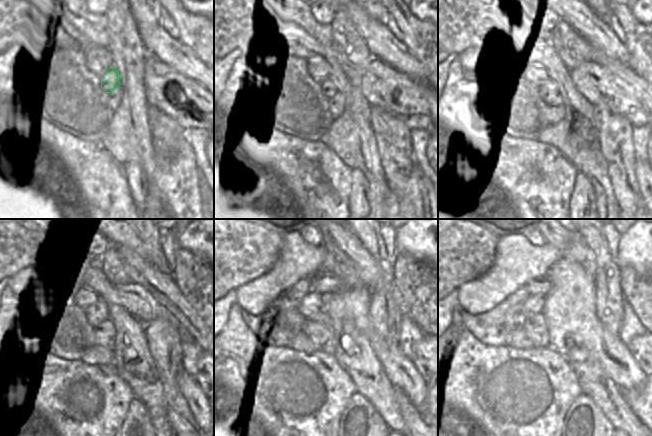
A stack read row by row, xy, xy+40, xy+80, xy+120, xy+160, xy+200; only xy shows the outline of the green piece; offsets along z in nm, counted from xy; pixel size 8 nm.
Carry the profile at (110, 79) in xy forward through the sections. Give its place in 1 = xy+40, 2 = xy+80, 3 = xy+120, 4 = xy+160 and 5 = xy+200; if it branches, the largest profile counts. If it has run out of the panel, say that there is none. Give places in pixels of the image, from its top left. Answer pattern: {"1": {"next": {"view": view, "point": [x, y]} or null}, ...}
{"1": {"next": {"view": "xy+40", "point": [329, 89]}}, "2": {"next": {"view": "xy+80", "point": [547, 90]}}, "3": {"next": {"view": "xy+120", "point": [97, 314]}}, "4": {"next": {"view": "xy+160", "point": [318, 328]}}, "5": {"next": {"view": "xy+200", "point": [535, 328]}}}

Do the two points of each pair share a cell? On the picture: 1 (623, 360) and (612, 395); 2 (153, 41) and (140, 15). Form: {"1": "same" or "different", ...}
{"1": "different", "2": "different"}

